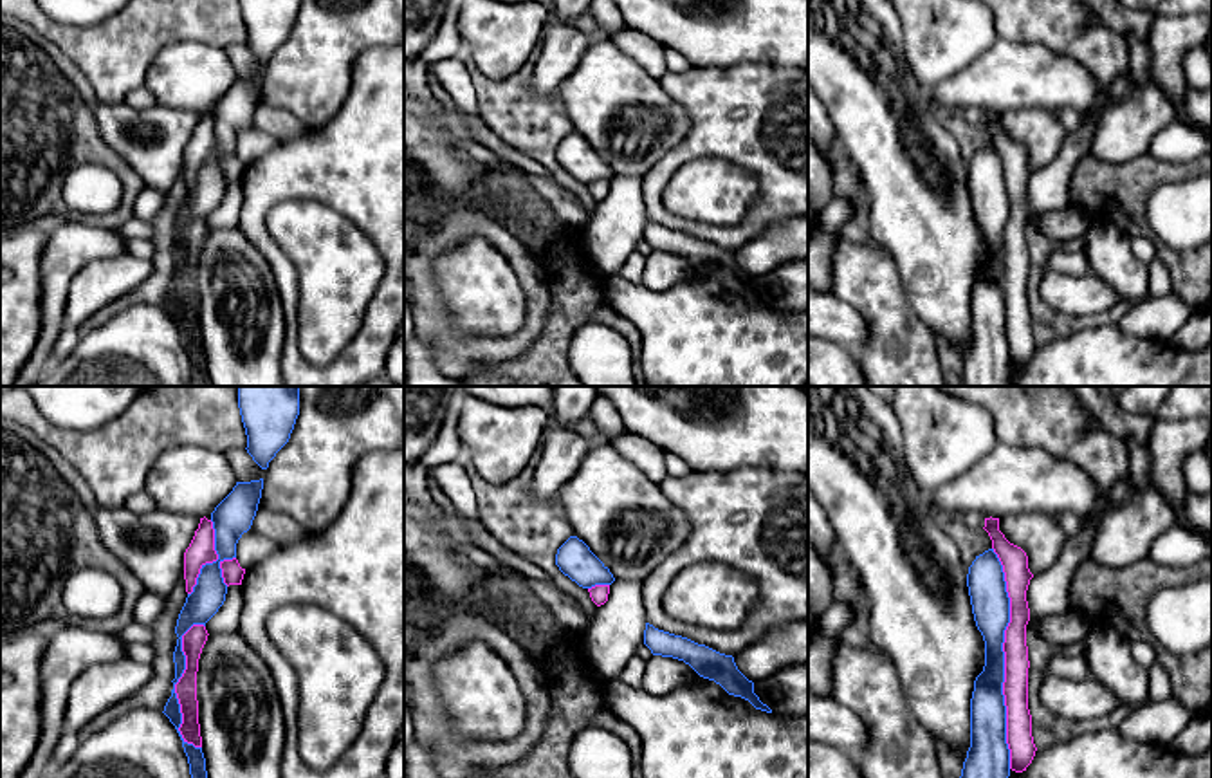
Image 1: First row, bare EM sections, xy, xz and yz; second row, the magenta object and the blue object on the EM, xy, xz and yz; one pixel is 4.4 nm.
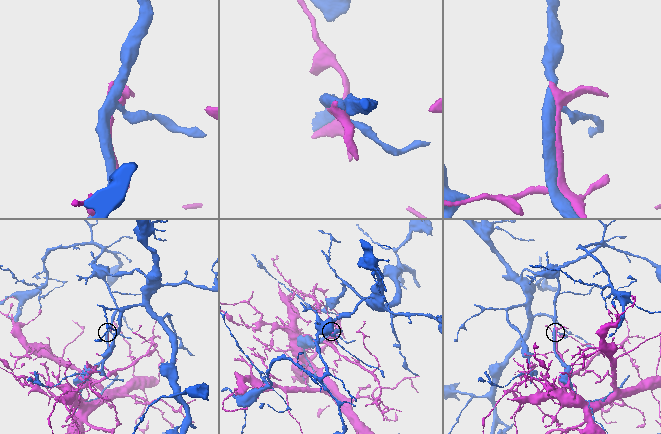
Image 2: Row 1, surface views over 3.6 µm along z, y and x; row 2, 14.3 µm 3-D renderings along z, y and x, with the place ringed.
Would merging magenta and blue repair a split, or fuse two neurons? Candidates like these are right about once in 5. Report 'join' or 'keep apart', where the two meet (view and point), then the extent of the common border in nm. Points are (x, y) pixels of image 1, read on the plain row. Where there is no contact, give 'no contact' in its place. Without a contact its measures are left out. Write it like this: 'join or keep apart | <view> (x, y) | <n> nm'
keep apart | yz (1005, 253) | 1000 nm

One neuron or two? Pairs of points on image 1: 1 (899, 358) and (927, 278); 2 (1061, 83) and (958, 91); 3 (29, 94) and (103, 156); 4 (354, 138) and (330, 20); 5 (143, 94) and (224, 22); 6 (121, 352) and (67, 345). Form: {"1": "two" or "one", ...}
{"1": "two", "2": "one", "3": "one", "4": "two", "5": "two", "6": "two"}

